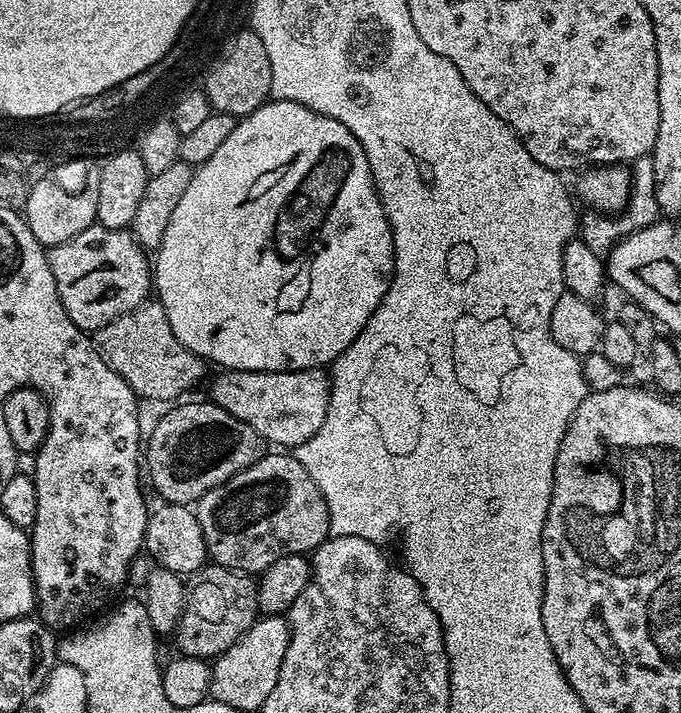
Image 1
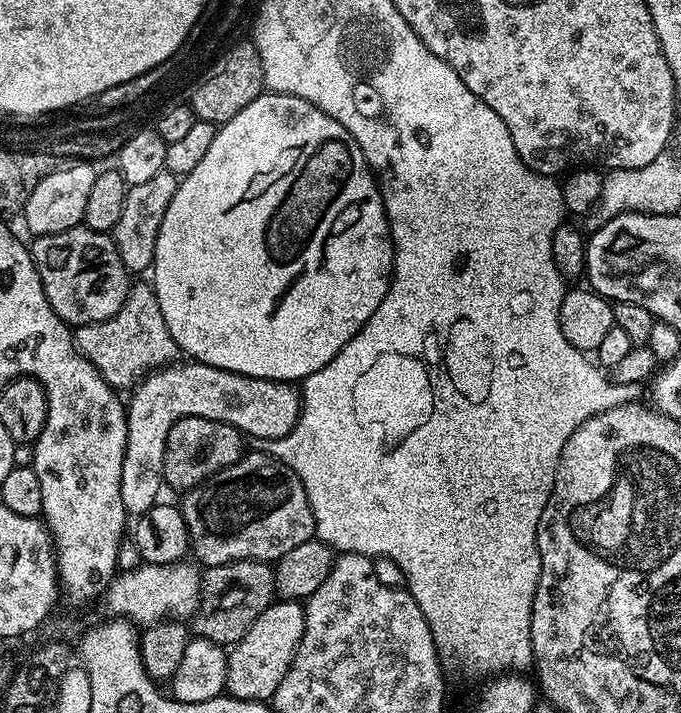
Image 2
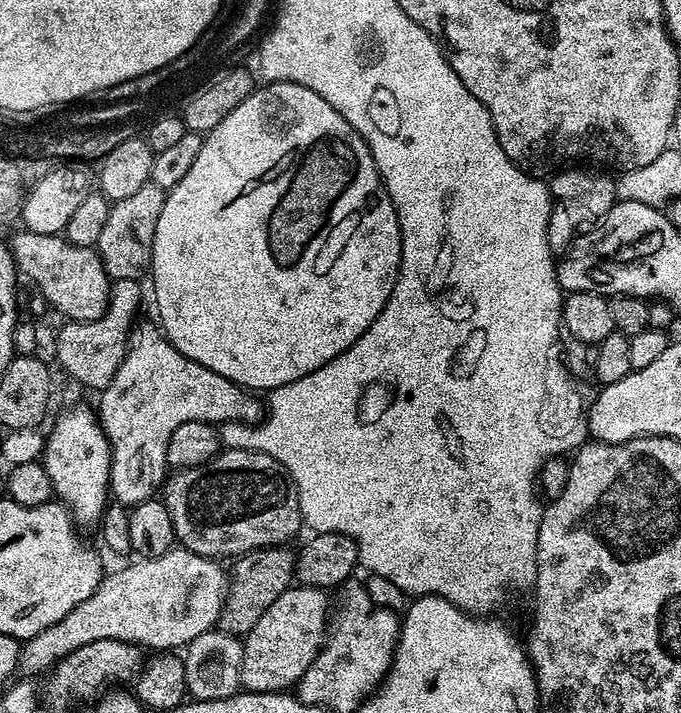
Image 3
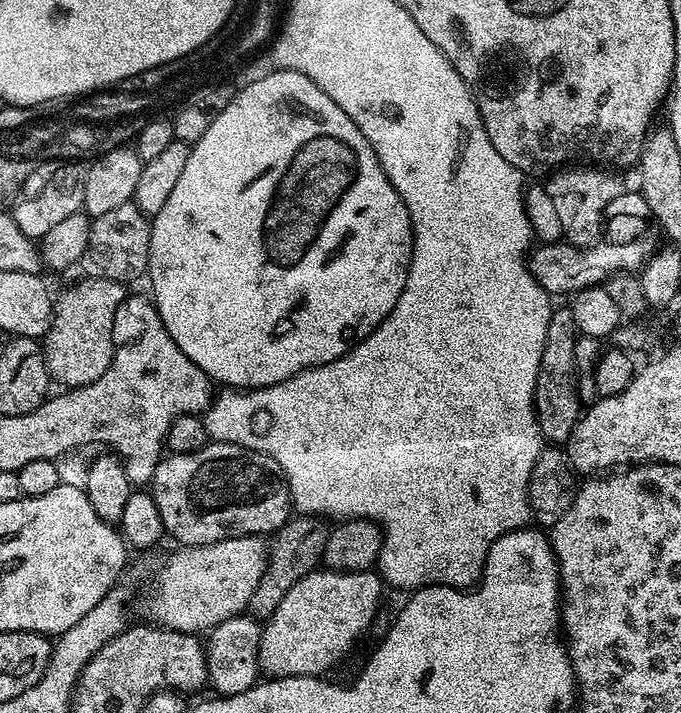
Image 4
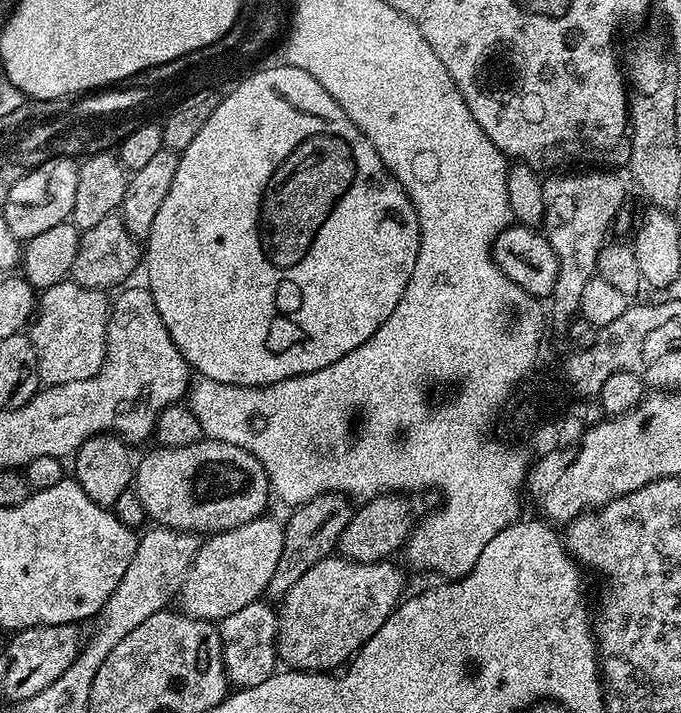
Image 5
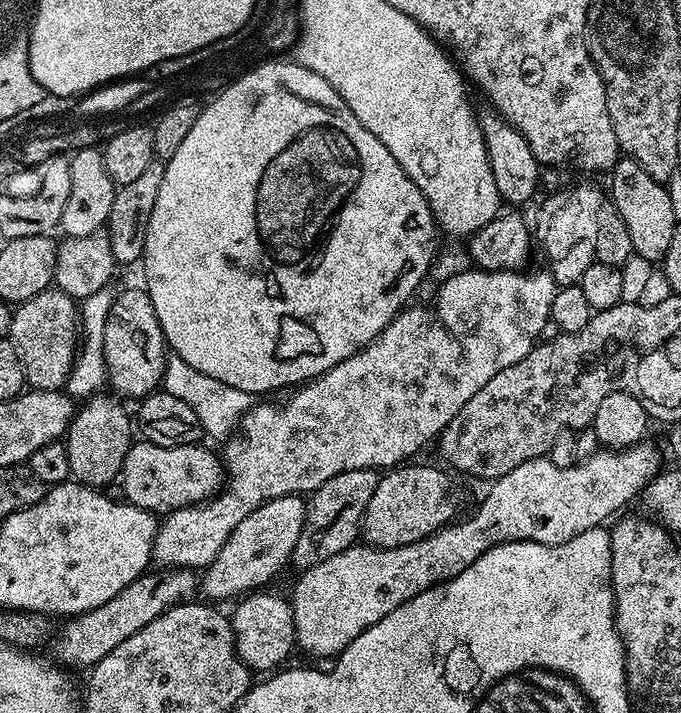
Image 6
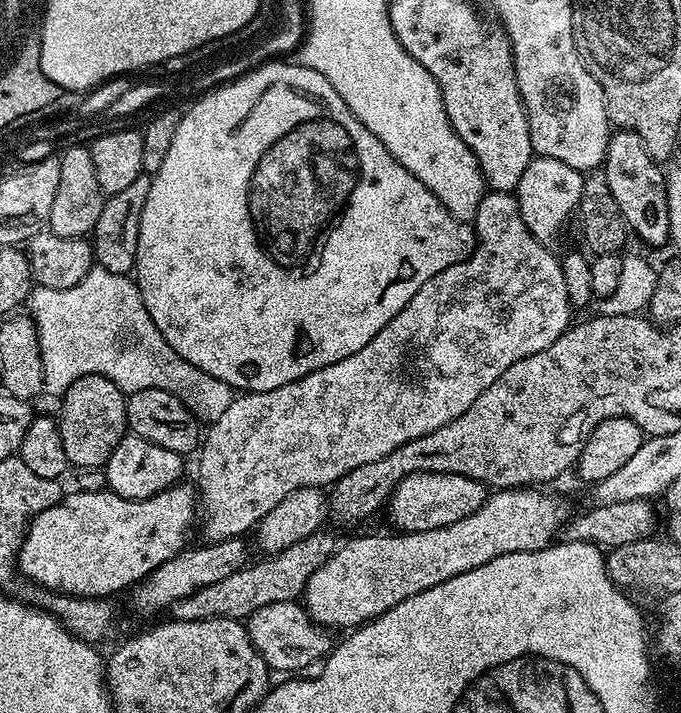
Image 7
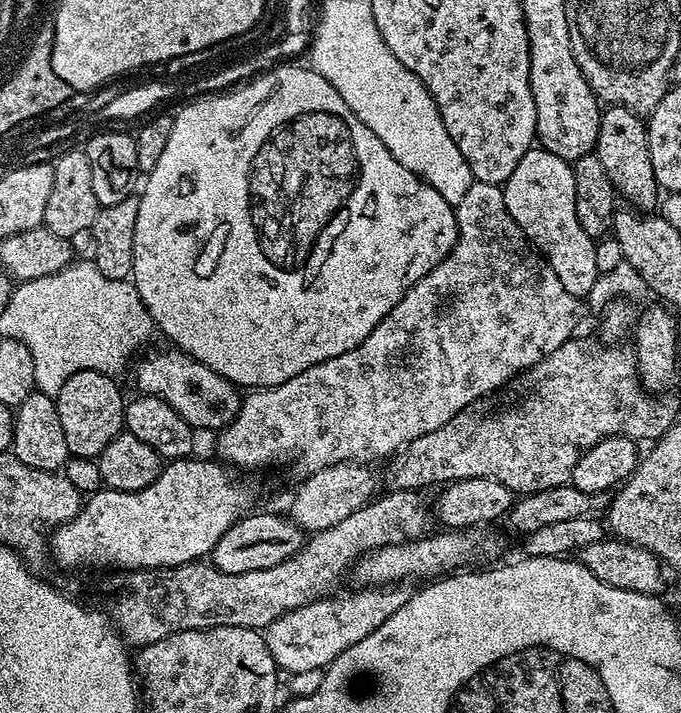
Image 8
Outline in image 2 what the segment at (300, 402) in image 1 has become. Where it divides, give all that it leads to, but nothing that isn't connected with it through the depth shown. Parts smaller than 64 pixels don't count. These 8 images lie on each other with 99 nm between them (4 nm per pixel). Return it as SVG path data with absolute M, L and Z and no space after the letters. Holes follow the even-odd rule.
M177 362L169 364L167 368L158 368L154 372L149 372L135 388L131 389L132 401L129 399L126 404L128 433L126 434L126 454L122 462L122 504L128 511L129 517L140 517L143 512L148 512L161 499L160 488L165 487L166 438L168 431L182 418L197 416L226 422L230 426L239 428L249 437L257 436L261 442L267 442L281 440L286 434L290 434L290 430L294 430L300 417L300 394L291 383L283 380L256 380L252 376L243 376L209 364L184 363L188 364Z

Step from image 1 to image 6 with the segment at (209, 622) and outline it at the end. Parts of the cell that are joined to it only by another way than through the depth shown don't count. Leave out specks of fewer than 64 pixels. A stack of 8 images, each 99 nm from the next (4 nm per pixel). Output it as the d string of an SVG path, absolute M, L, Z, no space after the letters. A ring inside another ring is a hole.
M374 468L334 474L334 478L322 482L322 486L307 497L302 534L292 551L291 563L297 564L297 569L313 568L318 562L353 547L361 539L366 506L370 506L370 498L380 478L381 473Z

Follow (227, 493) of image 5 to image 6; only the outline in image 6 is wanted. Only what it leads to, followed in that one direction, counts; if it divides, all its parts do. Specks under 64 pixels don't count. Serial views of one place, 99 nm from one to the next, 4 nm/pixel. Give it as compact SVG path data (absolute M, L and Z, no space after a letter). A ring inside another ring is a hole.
M147 442L133 443L124 458L122 471L124 500L153 514L167 514L176 508L187 508L215 497L222 488L222 460L217 453L215 456L210 449L204 447L200 444L187 444L159 448L156 444Z

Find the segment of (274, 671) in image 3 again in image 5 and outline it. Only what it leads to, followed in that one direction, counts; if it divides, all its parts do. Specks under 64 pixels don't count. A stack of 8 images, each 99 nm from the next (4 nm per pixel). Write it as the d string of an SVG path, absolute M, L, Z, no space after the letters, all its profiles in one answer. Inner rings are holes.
M333 554L318 562L318 566L310 566L310 570L306 570L306 574L302 574L302 578L298 578L294 586L290 586L278 608L276 654L279 663L297 672L321 674L331 673L331 668L339 669L347 665L396 609L405 595L403 592L404 576L392 562L363 564Z

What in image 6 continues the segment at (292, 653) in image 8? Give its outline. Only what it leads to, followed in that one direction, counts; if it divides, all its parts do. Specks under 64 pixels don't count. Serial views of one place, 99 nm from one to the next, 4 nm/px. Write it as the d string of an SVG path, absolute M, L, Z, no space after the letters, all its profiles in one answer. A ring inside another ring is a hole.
M256 590L245 595L239 601L241 604L230 612L232 633L236 639L236 653L249 668L257 673L264 672L260 674L268 674L279 669L283 665L280 663L291 654L292 648L294 652L297 647L291 603L285 597L283 600L282 597L266 591L268 590Z

